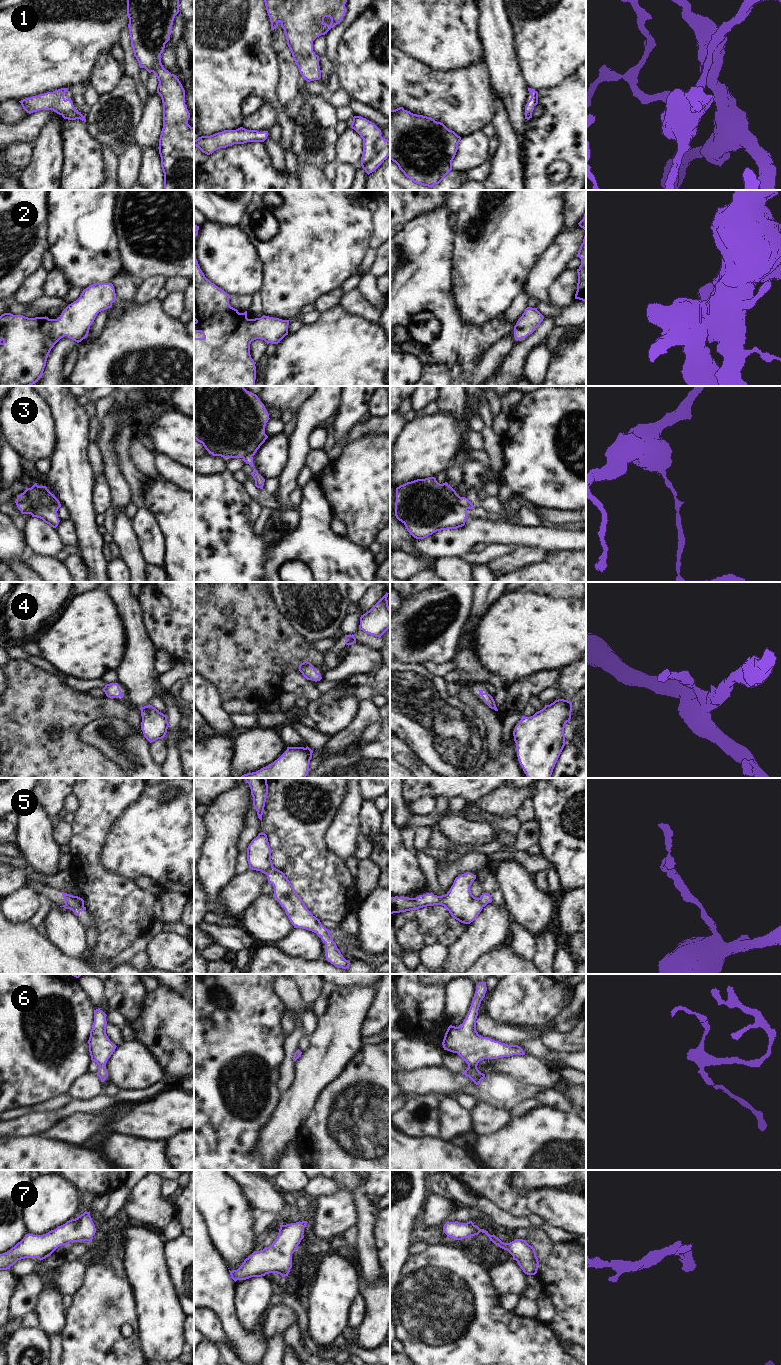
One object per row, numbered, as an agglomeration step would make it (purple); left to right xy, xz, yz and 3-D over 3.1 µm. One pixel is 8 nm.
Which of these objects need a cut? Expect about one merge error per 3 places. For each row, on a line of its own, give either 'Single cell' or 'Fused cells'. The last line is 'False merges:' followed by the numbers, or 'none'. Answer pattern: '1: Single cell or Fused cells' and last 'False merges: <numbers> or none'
1: Single cell
2: Single cell
3: Fused cells
4: Single cell
5: Fused cells
6: Single cell
7: Single cell
False merges: 3, 5

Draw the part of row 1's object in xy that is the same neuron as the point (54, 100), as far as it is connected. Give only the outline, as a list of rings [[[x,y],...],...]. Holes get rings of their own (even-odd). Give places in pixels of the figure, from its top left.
[[[61,88],[53,92],[32,96],[19,102],[23,109],[29,114],[40,110],[53,110],[64,119],[80,119],[86,122],[85,116],[75,109],[71,98],[64,98],[65,92],[68,92],[68,88]]]

